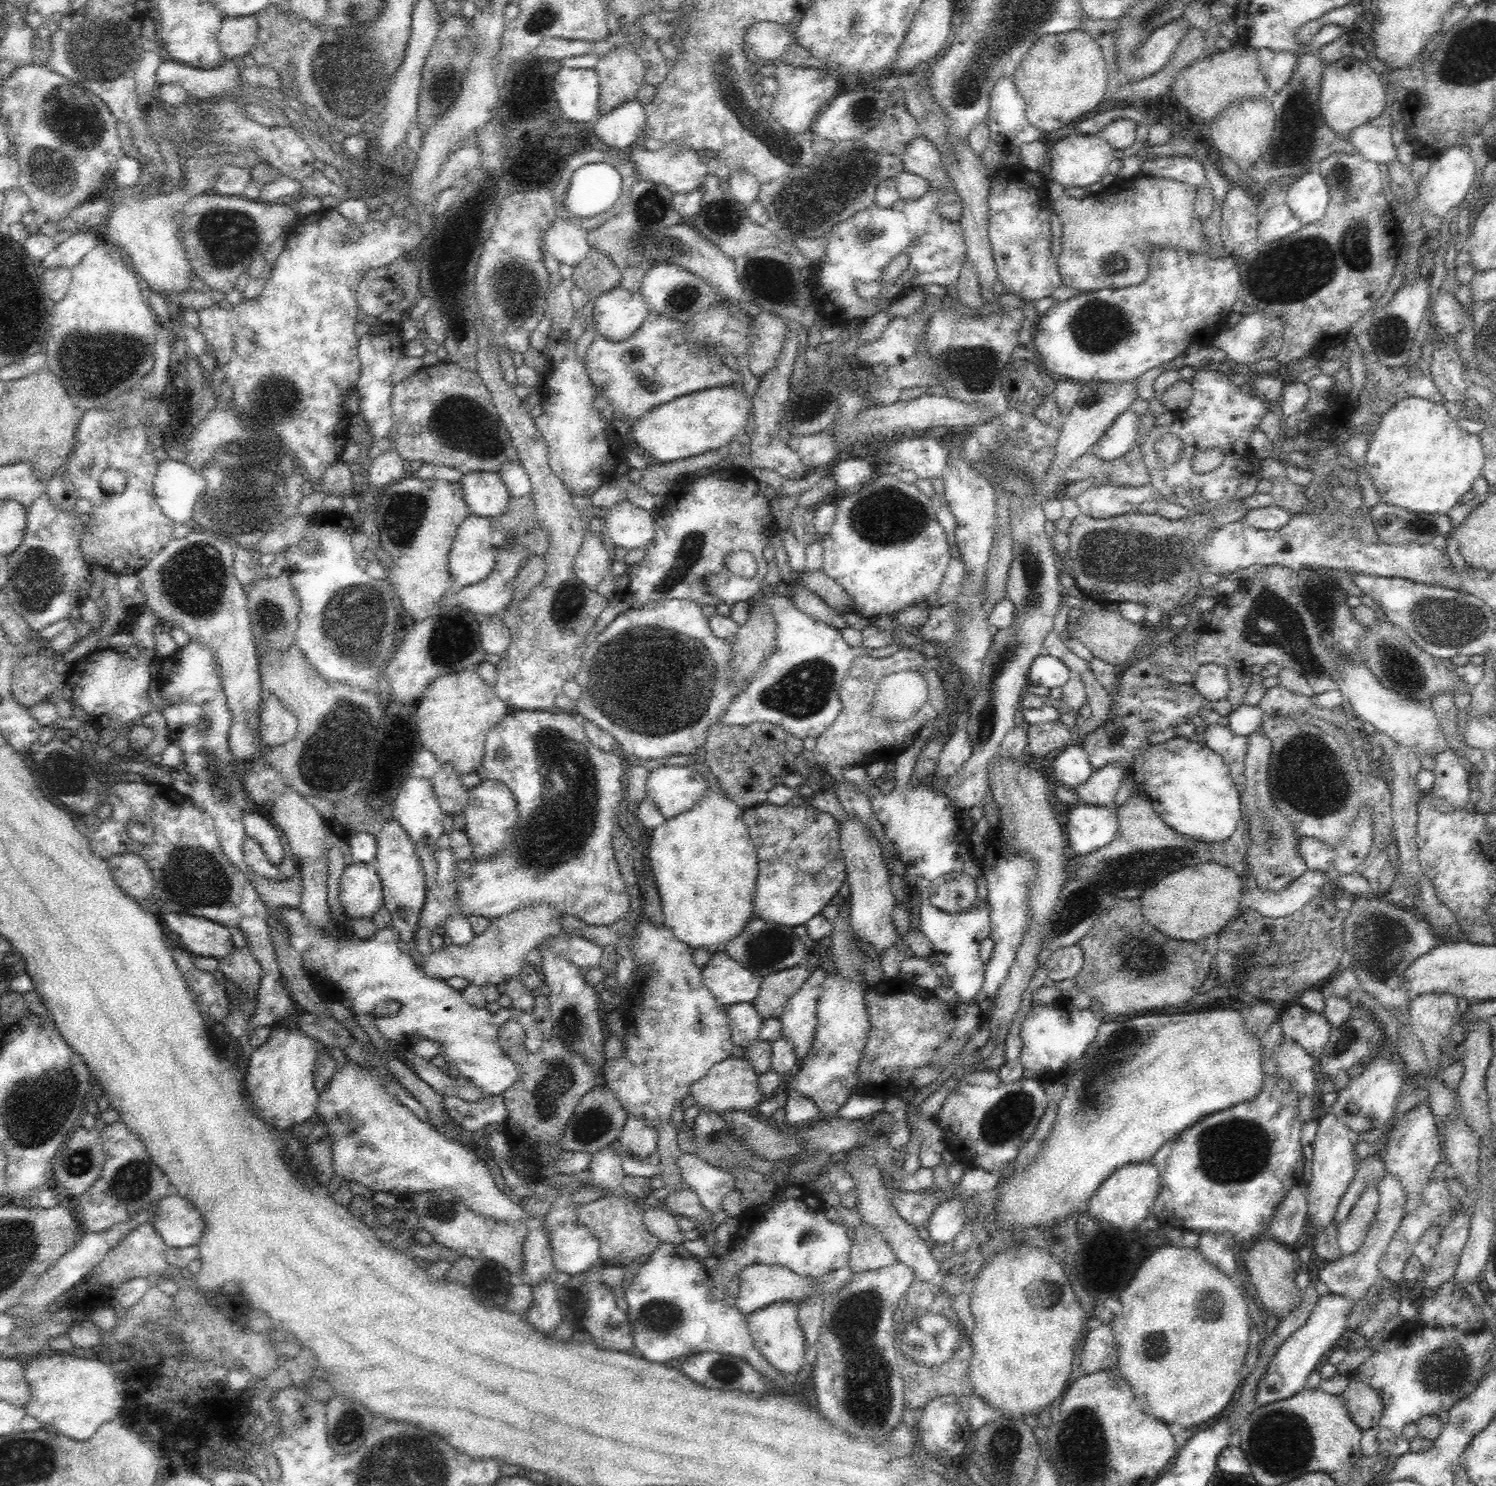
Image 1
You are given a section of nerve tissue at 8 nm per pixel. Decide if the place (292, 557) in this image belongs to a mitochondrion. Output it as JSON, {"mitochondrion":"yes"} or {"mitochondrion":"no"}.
{"mitochondrion":"no"}

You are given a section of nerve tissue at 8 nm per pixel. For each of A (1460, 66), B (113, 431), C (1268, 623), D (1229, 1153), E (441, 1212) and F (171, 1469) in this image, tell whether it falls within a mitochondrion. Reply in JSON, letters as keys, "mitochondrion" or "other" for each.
{"A":"mitochondrion","B":"mitochondrion","C":"mitochondrion","D":"mitochondrion","E":"mitochondrion","F":"other"}

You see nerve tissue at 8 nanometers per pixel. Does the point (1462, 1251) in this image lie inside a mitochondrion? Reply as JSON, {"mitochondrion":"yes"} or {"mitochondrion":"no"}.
{"mitochondrion":"no"}

